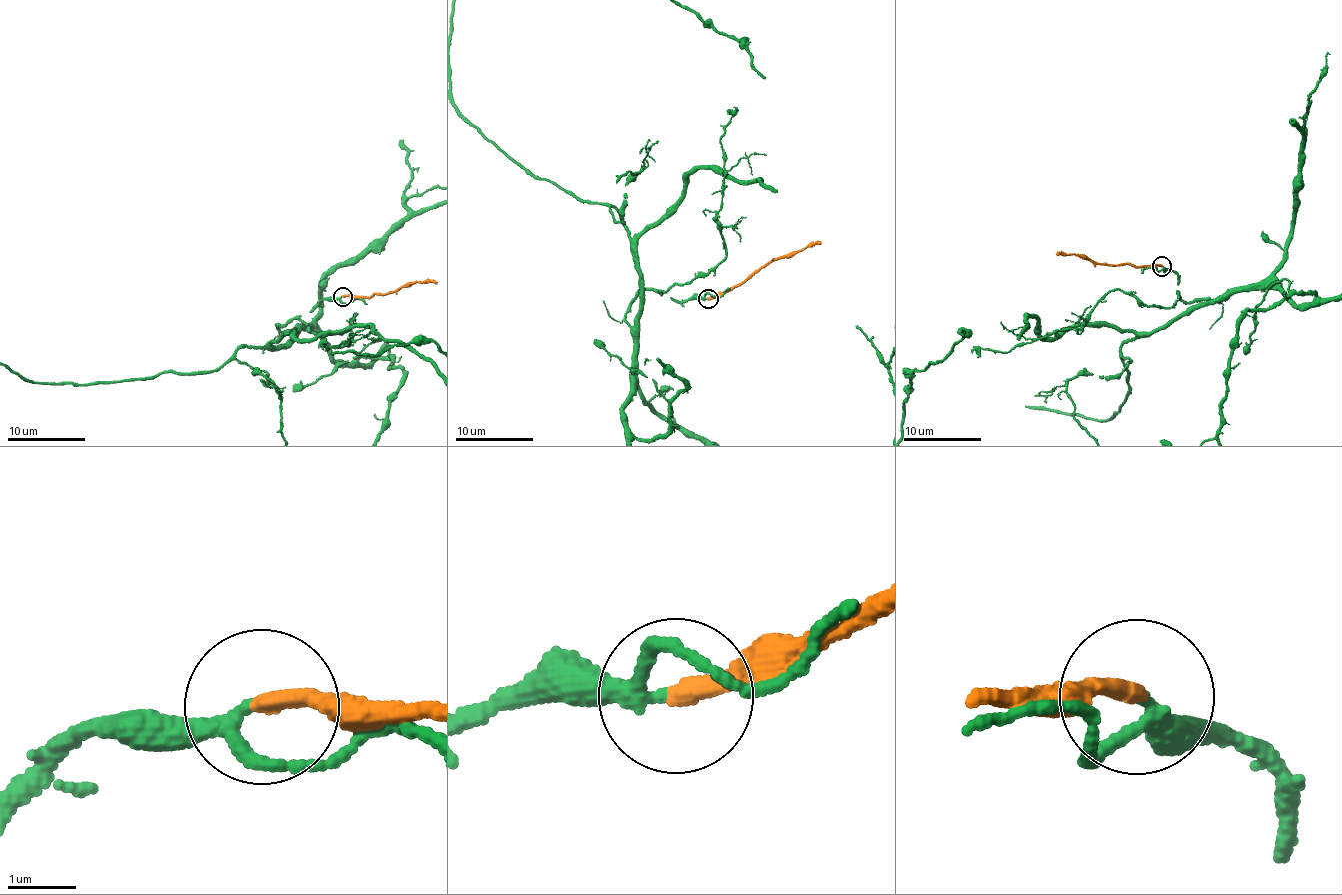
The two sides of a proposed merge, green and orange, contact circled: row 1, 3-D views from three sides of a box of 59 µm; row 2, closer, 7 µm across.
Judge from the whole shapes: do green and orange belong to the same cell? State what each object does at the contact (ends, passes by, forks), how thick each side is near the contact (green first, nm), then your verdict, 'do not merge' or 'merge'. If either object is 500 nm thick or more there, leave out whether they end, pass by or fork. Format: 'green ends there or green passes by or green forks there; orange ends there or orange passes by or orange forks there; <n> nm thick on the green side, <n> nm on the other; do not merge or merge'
green passes by; orange ends there; 200 nm thick on the green side, 280 nm on the other; merge

